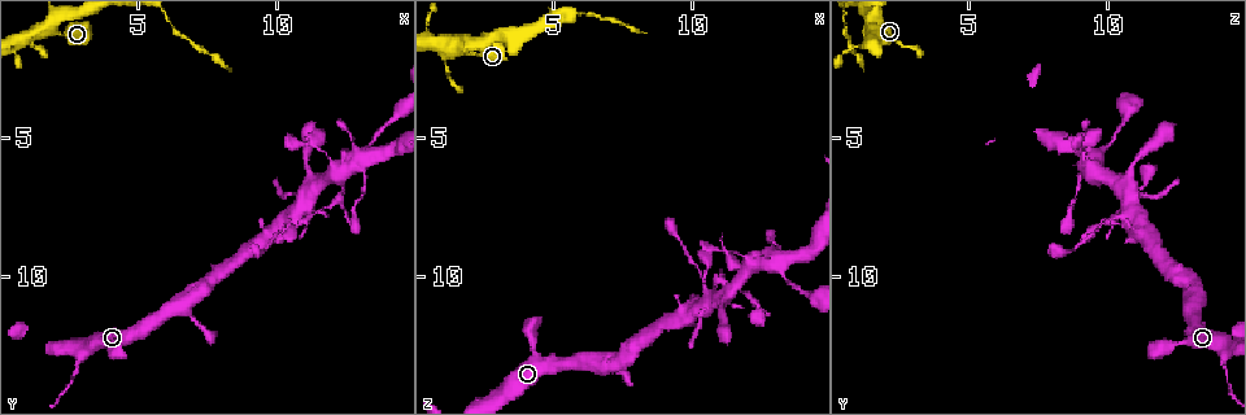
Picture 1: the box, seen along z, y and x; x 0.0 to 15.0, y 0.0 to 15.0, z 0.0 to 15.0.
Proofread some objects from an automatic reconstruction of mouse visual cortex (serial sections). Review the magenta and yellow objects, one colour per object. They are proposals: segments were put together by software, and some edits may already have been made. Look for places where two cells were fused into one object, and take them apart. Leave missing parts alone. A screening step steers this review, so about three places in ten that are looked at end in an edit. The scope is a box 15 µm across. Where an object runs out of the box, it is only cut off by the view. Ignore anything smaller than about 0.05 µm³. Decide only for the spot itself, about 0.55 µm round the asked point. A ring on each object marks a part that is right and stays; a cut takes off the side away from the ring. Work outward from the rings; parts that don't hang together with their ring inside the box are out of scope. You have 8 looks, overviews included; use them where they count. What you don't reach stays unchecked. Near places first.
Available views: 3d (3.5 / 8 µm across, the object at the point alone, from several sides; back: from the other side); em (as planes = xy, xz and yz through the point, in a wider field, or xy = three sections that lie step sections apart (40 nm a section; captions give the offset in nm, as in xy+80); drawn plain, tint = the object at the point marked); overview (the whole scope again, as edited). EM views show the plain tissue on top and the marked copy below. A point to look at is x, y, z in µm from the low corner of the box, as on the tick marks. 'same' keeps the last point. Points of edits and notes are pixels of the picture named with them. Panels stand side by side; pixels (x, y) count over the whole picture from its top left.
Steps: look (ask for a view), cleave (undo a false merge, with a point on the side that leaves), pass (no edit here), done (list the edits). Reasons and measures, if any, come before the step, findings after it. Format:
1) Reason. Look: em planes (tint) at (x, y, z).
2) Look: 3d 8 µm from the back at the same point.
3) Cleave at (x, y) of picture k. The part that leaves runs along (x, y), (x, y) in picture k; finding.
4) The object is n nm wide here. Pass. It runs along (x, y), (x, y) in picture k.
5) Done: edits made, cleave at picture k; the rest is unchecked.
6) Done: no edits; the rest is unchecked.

A fork. Look: 3d 3.5 µm at (1.7, 1.2, 1.8).

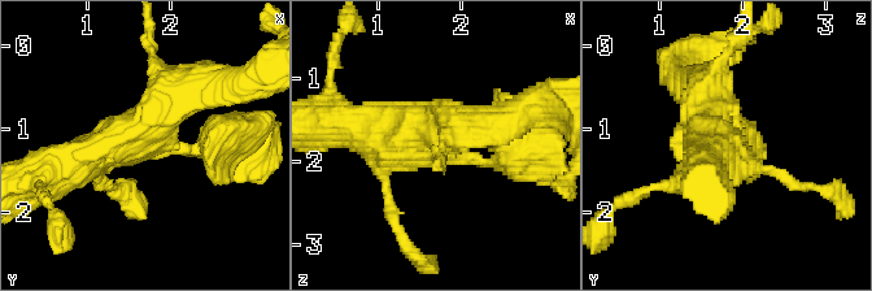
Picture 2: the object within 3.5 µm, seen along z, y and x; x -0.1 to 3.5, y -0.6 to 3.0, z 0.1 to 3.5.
3 arms meet here; the arms are 300, 450, 500 nm wide; shape alone is not enough. Look: em planes (tint) at the same point.

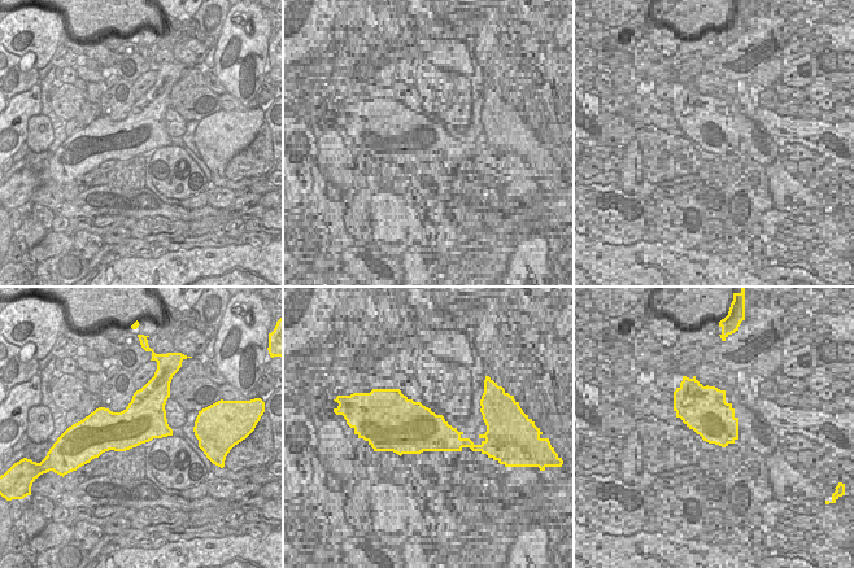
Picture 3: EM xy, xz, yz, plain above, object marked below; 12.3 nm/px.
Pass. It runs along (741, 147), (707, 114), (701, 83) in picture 2; continuous, no second cell.

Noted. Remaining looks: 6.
Four or more arms meet. Look: 3d 8 µm at (10.7, 8.0, 10.7).

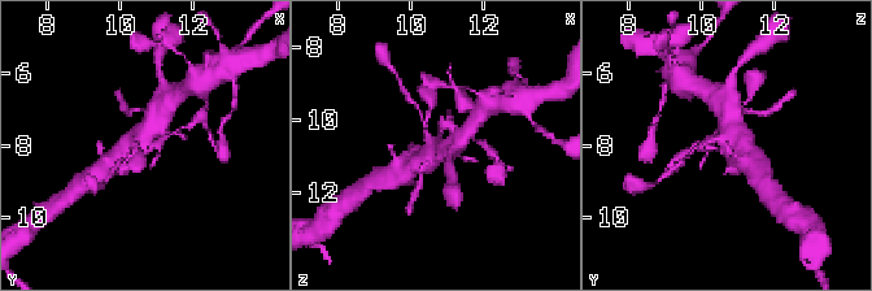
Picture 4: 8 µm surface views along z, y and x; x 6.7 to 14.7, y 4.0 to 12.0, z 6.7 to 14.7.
Look: em xy step 2 (tint) at (10.7, 8.0, 10.7).

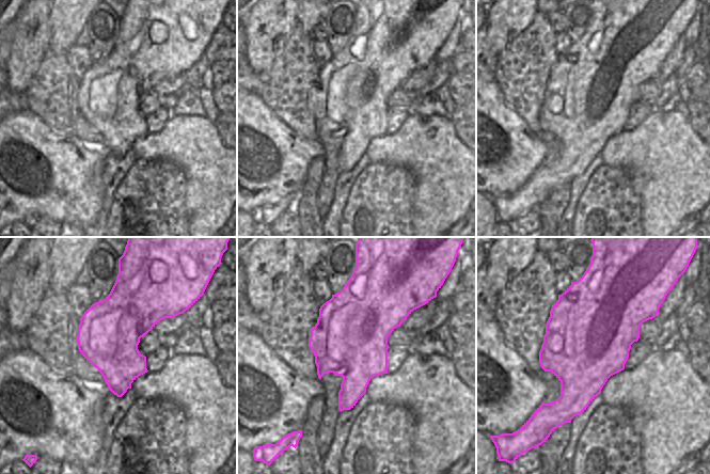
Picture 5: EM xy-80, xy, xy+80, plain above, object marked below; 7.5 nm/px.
Pass. It runs along (120, 163), (134, 157), (164, 108) in picture 4; one cell here.

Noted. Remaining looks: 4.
Look: 3d 3.5 µm at (11.4, 5.3, 9.2).

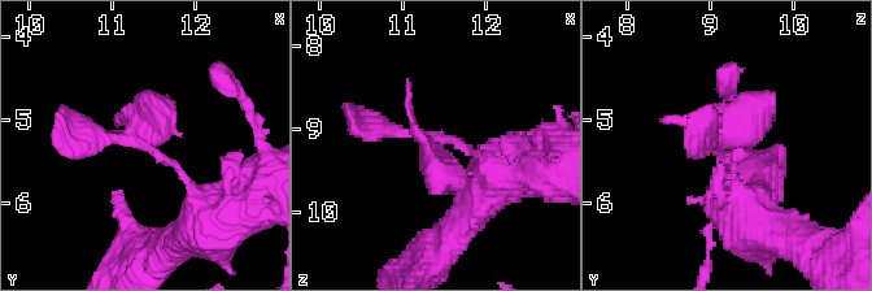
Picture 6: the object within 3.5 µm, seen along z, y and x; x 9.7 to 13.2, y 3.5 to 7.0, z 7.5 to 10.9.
Look: em xy step 3 (tint) at (11.50, 5.35, 9.10).

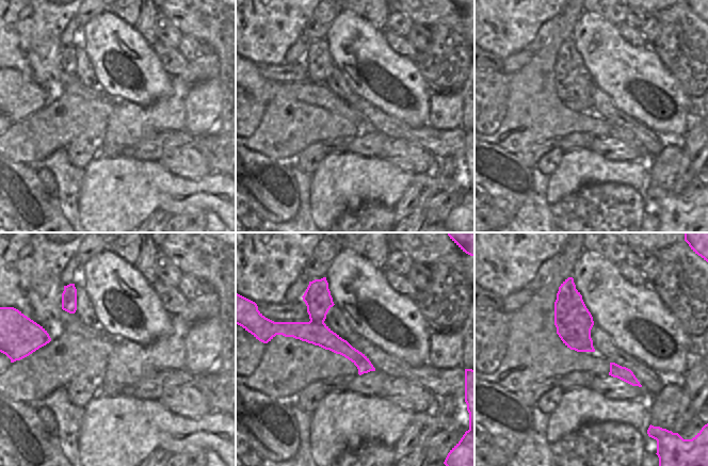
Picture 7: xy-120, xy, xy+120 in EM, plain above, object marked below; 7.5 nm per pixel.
Pass. It runs along (287, 334), (317, 332), (370, 368) in picture 7; all the same cell.

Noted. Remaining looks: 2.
Done: no edits; the rest is unchecked.

